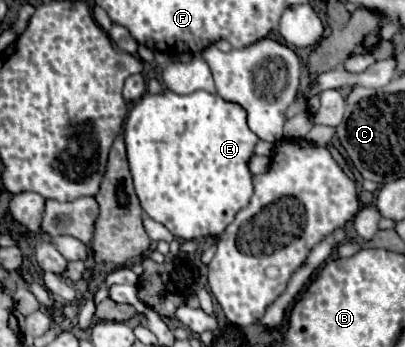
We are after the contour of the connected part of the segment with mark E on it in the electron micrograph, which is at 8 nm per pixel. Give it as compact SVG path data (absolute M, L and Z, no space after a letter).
M164 91L162 95L144 93L128 113L126 125L126 151L128 163L132 165L134 189L142 209L158 223L162 223L178 239L198 239L204 235L220 235L232 221L234 215L246 207L252 195L252 177L248 161L254 153L258 137L246 125L246 111L226 103L220 95L196 91L192 95L176 95Z

